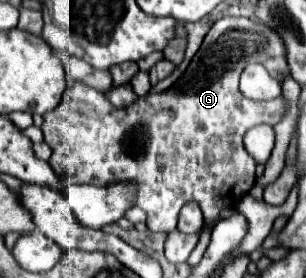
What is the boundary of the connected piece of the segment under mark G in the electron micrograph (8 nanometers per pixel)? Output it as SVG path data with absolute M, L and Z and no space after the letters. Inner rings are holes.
M226 16L212 24L182 78L160 94L150 92L142 98L136 98L136 102L130 106L118 108L102 92L96 92L80 80L72 80L62 96L60 106L44 114L42 132L46 144L52 148L52 156L48 160L52 170L68 184L86 182L94 186L112 186L118 182L134 182L134 206L146 212L146 226L152 232L170 232L166 240L168 262L186 262L198 242L198 234L188 236L174 232L182 206L196 202L200 210L208 214L208 218L216 218L224 206L236 206L242 198L240 190L250 190L256 182L256 162L244 150L242 136L256 124L280 122L286 110L282 96L276 100L248 100L246 96L240 96L238 80L244 66L250 62L262 62L274 76L278 76L278 80L282 80L284 72L288 72L288 64L284 60L284 44L272 30L264 28L264 24L260 24L256 18Z

